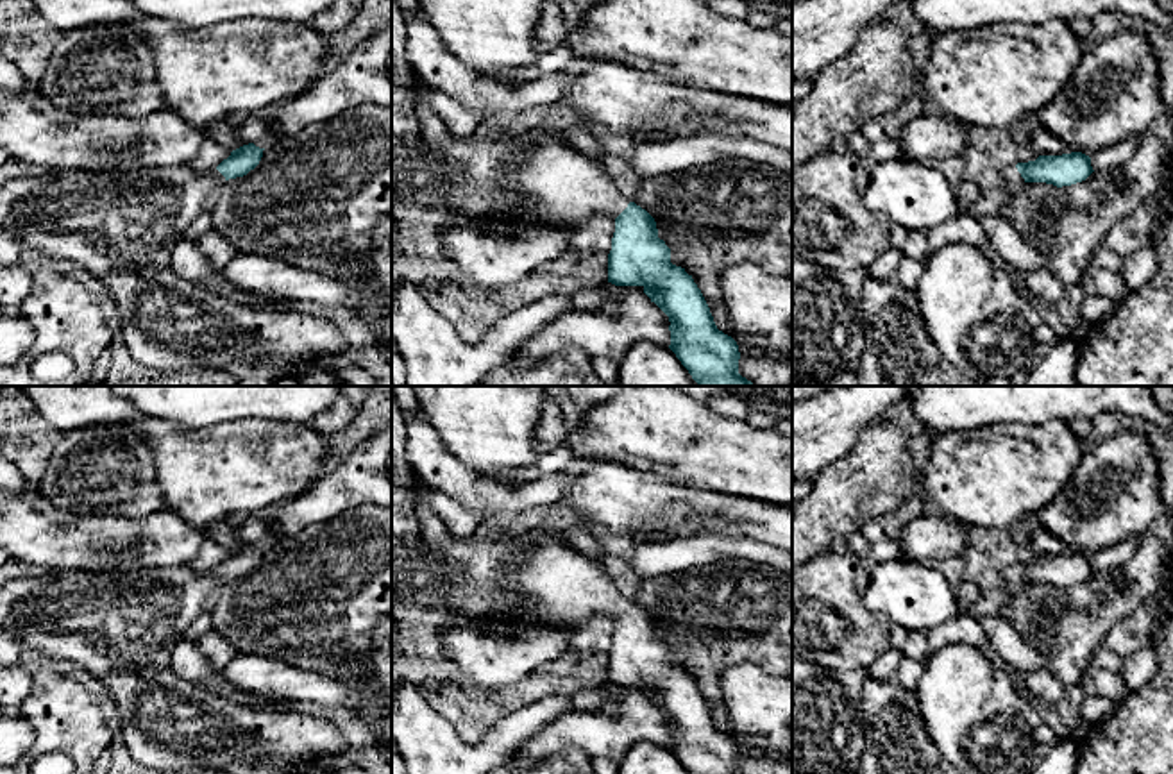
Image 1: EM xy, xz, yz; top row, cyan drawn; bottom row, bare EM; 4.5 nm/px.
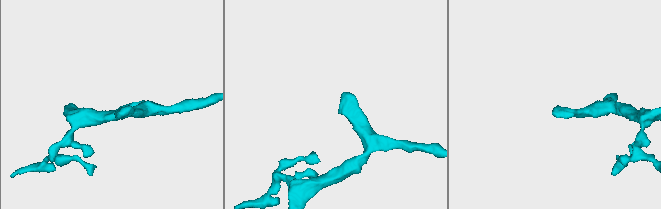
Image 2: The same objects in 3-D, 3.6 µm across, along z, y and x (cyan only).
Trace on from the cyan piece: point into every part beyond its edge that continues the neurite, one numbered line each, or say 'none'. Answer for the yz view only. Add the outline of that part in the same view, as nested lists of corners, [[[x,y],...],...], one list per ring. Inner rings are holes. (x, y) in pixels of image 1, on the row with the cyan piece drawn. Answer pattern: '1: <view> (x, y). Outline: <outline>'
1: yz (1012, 179). Outline: [[[1008,164],[1001,172],[1003,184],[1008,191],[1016,191],[1021,184],[1025,184],[1025,179],[1017,172],[1016,164]]]

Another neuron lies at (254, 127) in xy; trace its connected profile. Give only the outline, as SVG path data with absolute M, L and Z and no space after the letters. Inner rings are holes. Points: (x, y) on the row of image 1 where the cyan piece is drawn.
M231 114L227 122L236 129L243 145L272 141L277 138L275 127L261 114Z

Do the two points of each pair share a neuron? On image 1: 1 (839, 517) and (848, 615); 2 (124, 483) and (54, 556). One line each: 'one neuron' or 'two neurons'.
1: two neurons
2: two neurons

